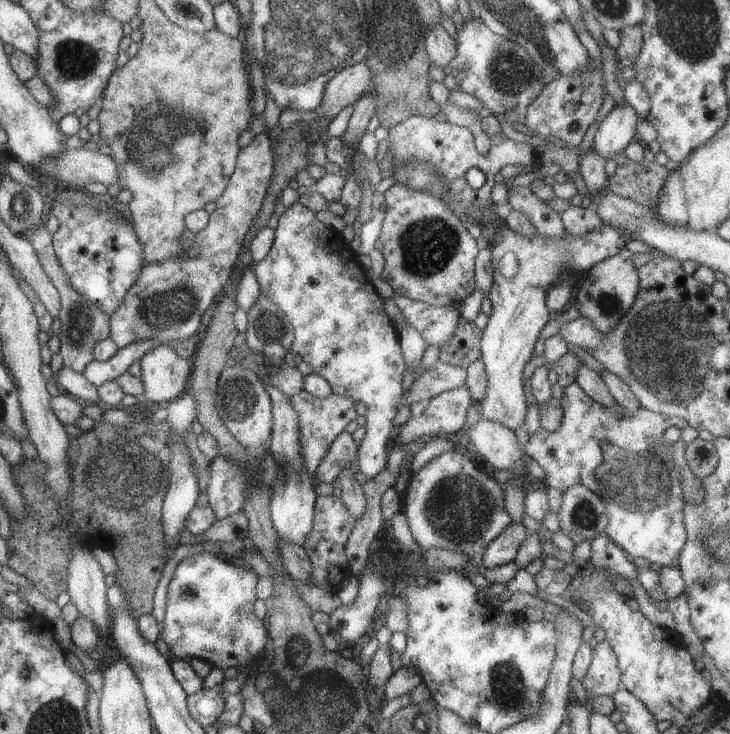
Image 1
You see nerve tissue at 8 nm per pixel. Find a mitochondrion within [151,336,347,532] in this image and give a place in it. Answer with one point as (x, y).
(240, 398)

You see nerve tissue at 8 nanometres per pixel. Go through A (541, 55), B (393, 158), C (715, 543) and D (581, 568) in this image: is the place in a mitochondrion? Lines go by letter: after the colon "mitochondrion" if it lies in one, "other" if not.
A: mitochondrion
B: other
C: mitochondrion
D: other

